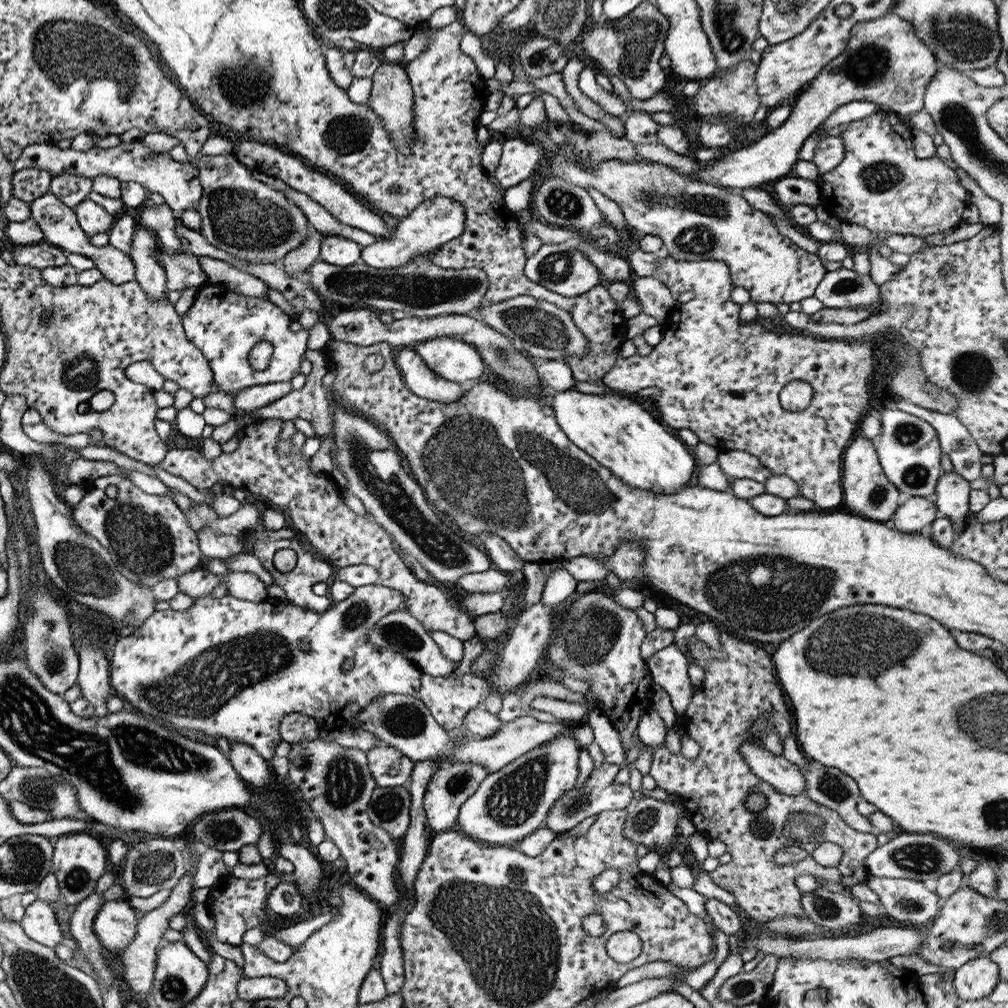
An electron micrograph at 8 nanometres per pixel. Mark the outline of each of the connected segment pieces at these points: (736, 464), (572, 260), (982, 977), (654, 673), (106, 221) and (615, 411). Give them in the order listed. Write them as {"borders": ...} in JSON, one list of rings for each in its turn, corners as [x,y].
{"borders":[[[[725,451],[716,456],[721,470],[731,479],[747,478],[763,484],[771,471],[759,462],[759,459],[743,451]]],[[[564,243],[542,244],[533,255],[527,257],[523,267],[523,274],[531,282],[567,298],[579,296],[597,285],[599,282],[597,271],[593,263],[579,249],[570,248]]],[[[987,956],[973,958],[954,969],[952,985],[959,1001],[985,998],[997,984],[999,968]]],[[[671,642],[667,647],[644,660],[652,682],[659,684],[668,695],[675,718],[684,718],[685,707],[690,704],[695,689],[687,678],[690,661],[687,655]]],[[[87,198],[81,200],[72,210],[79,229],[83,230],[85,236],[91,237],[93,234],[107,233],[114,224],[113,216],[107,214],[101,206]]],[[[574,388],[556,392],[551,400],[550,408],[563,434],[577,448],[580,448],[594,458],[601,466],[607,468],[621,482],[637,490],[649,490],[653,494],[675,494],[683,486],[689,486],[695,470],[694,457],[689,448],[679,438],[663,429],[663,423],[658,422],[651,414],[641,408],[640,402],[628,395],[618,392],[606,394],[583,394]]]]}

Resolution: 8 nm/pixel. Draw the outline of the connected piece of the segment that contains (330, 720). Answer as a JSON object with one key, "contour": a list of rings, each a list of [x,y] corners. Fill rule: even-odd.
{"contour":[[[369,584],[366,586],[355,587],[342,602],[332,604],[326,612],[316,614],[313,610],[303,610],[297,606],[292,606],[288,602],[269,601],[269,602],[248,602],[242,599],[235,599],[225,595],[222,598],[213,599],[208,595],[194,601],[194,604],[183,610],[184,612],[159,610],[153,612],[143,623],[142,626],[129,636],[117,637],[117,640],[111,650],[111,659],[109,662],[109,683],[114,693],[129,703],[129,706],[139,710],[141,716],[146,716],[150,720],[155,720],[169,726],[173,730],[183,733],[187,729],[199,730],[203,734],[212,737],[223,737],[229,741],[239,741],[251,746],[259,756],[269,761],[273,756],[275,748],[283,741],[279,738],[279,721],[282,716],[288,712],[299,712],[307,718],[313,718],[319,731],[332,731],[343,726],[354,726],[355,716],[361,710],[371,705],[374,699],[389,694],[401,694],[407,697],[419,698],[420,674],[422,673],[411,660],[403,658],[402,654],[373,645],[369,641],[371,628],[389,612],[394,610],[405,610],[404,599],[398,591],[390,590],[381,584]],[[345,660],[354,661],[354,667],[343,671],[341,666]]]}

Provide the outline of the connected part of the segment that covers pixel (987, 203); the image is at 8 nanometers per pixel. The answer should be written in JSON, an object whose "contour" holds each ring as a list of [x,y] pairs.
{"contour":[[[955,167],[955,174],[959,178],[959,184],[968,192],[969,199],[978,209],[978,218],[982,226],[997,226],[1000,220],[1000,206],[997,200],[987,196],[969,174],[965,174],[959,167]]]}

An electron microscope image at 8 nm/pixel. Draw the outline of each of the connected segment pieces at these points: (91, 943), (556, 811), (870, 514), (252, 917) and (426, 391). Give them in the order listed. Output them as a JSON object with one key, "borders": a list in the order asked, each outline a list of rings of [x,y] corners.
{"borders":[[[[108,867],[99,876],[99,880],[96,880],[93,892],[83,898],[81,902],[75,904],[67,924],[71,938],[75,940],[79,950],[83,952],[87,964],[93,970],[91,978],[95,978],[105,988],[109,988],[113,984],[114,975],[101,957],[99,940],[95,938],[95,932],[93,932],[93,917],[99,911],[99,907],[103,905],[104,901],[101,898],[101,893],[117,881],[116,874]]],[[[601,762],[601,766],[593,768],[582,786],[577,787],[574,785],[571,790],[567,790],[555,800],[555,804],[547,812],[547,818],[545,818],[543,826],[556,835],[565,834],[567,830],[571,830],[587,816],[593,816],[605,810],[623,810],[623,808],[628,808],[633,801],[633,795],[628,783],[614,783],[614,777],[619,767],[621,766],[617,766],[617,764]]],[[[855,436],[845,447],[840,463],[841,488],[843,490],[843,512],[855,512],[855,515],[867,520],[889,523],[892,514],[897,508],[899,492],[883,472],[874,443],[867,438]]],[[[274,872],[253,880],[227,875],[218,887],[211,889],[209,899],[206,902],[207,910],[215,920],[214,934],[217,940],[233,946],[239,946],[246,930],[255,928],[259,924],[268,924],[267,918],[271,915],[267,911],[265,899],[274,885],[282,880],[280,877],[275,876]]],[[[403,347],[395,358],[405,386],[415,396],[439,402],[455,402],[463,396],[464,385],[449,382],[431,372],[413,352],[413,348]]]]}

